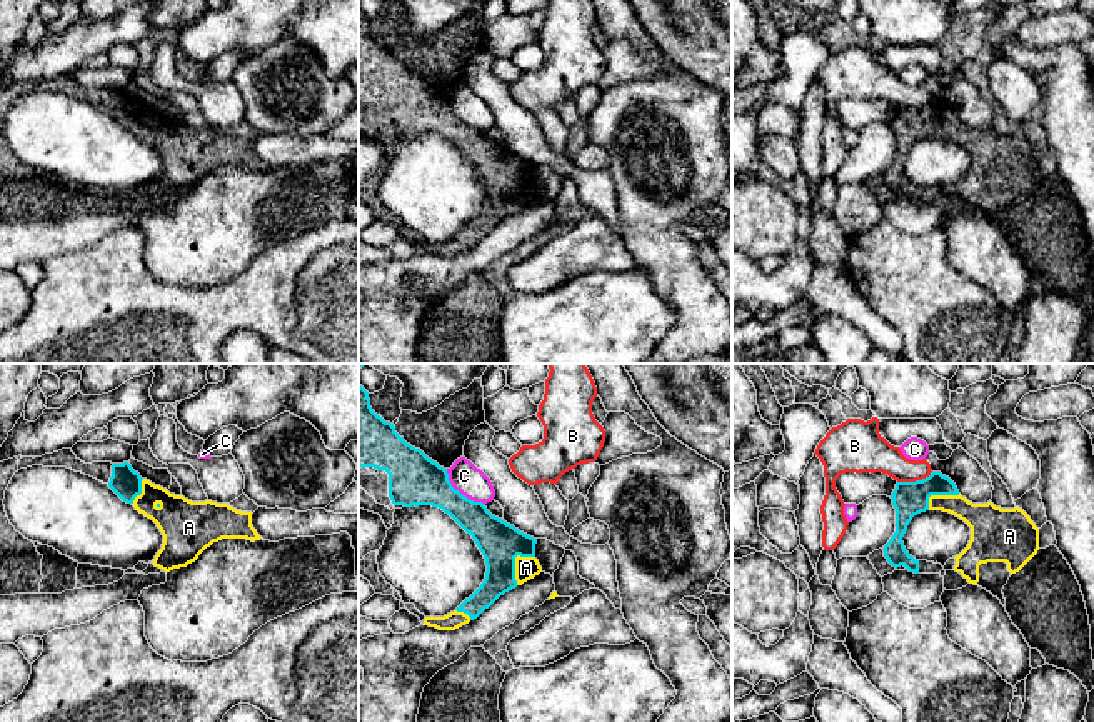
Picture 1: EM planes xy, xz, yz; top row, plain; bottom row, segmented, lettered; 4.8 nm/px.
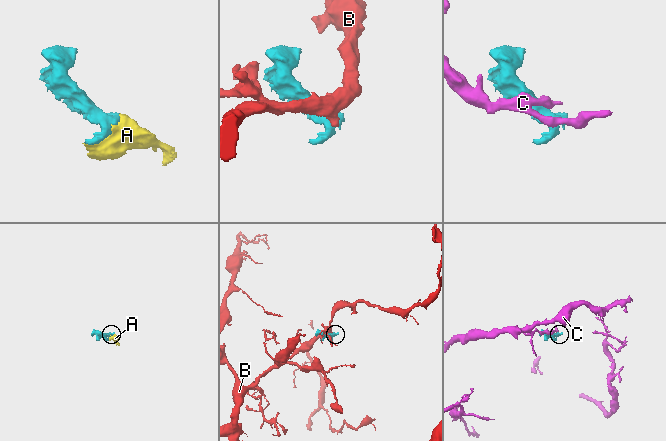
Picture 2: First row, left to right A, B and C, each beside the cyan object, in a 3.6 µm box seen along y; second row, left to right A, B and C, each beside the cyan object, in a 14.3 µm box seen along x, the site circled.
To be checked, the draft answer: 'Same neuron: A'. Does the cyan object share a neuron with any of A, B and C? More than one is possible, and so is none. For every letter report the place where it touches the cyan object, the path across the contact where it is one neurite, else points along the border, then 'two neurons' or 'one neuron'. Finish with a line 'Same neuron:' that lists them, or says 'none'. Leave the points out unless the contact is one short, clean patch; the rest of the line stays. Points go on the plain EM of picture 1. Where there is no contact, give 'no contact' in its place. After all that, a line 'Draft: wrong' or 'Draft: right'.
A: xz (514, 189) | one neuron
B: yz (916, 107) | along yz (931, 97), (921, 105), (898, 109) | two neurons
C: xz (459, 119) | two neurons
Same neuron: A
Draft: right

